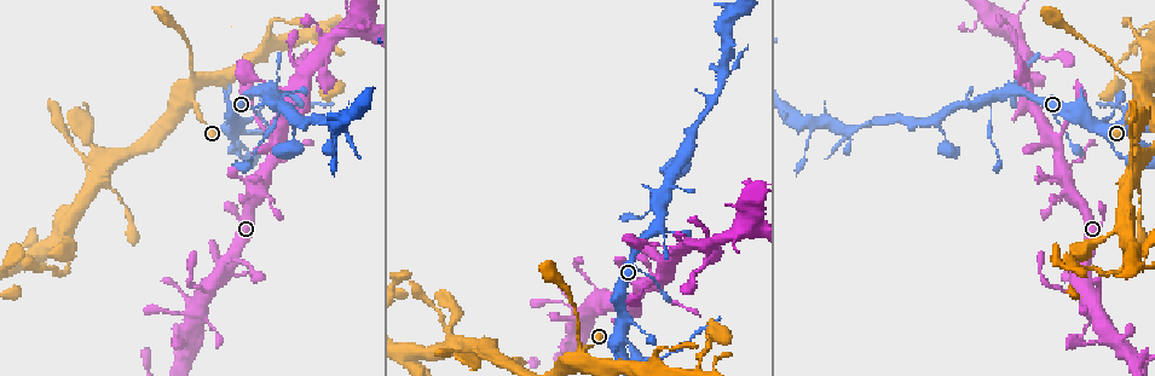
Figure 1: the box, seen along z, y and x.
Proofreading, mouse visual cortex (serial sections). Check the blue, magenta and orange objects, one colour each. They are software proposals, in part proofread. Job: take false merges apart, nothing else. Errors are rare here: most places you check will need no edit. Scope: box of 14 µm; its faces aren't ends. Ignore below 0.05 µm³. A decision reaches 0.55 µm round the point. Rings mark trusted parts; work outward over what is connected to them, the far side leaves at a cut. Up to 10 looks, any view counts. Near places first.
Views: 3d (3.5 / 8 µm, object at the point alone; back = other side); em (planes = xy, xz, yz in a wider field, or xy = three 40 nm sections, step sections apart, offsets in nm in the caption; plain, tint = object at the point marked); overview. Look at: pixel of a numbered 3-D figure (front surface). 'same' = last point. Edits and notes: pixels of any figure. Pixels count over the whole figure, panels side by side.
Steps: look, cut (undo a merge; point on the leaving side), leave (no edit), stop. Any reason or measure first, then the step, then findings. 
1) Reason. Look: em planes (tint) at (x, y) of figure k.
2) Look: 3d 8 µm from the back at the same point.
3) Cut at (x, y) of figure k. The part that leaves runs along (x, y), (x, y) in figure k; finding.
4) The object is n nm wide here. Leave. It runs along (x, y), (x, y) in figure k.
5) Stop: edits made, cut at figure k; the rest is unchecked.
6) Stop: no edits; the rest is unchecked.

Small branch off a trunk. Look: 3d 3.5 µm from the back at (1140, 163) of figure 1.

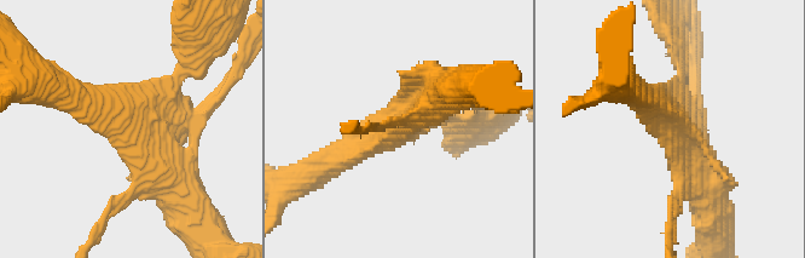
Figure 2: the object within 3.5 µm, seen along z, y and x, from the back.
4 arms meet here; the arms are 150, 200, 400, 500 nm wide. Look: em xy step 5 (tint) at (675, 124) of figure 2.

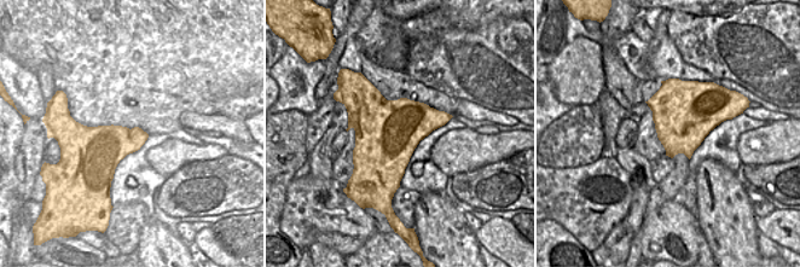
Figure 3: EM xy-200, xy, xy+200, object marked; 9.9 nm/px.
Leave. It runs along (64, 93), (131, 124), (172, 187) in figure 2; one cell here.

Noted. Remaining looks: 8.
Calibre changes. Look: 3d 3.5 µm from the back at (191, 78) of figure 1.

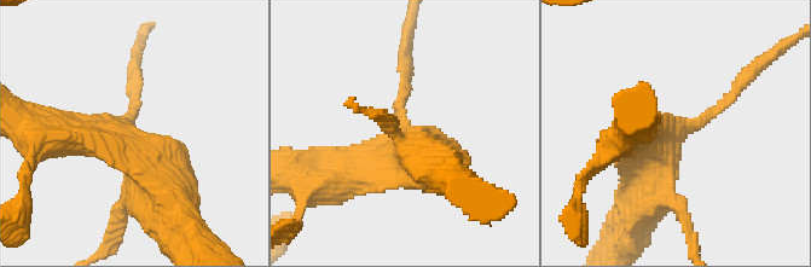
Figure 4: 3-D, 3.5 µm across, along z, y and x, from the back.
3 arms meet here; the arms are 150, 400, 400 nm wide. Look: em planes (plain) at (401, 131) of figure 4.

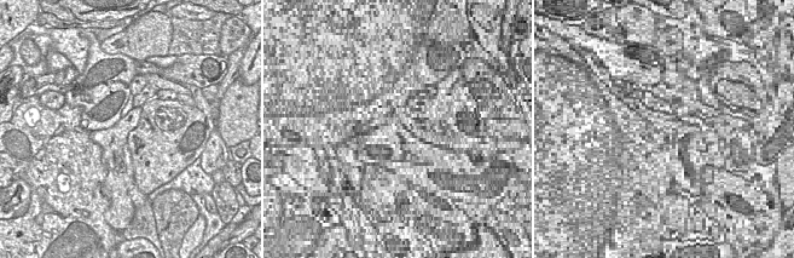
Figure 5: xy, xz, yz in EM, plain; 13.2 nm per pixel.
Where the object lies. Look: em planes (tint) at the same point.

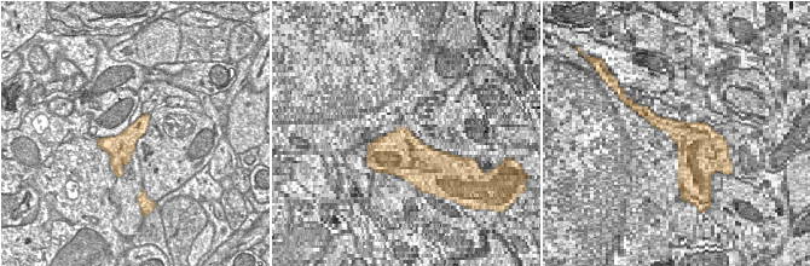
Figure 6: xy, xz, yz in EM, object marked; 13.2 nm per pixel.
Leave. One cell here.

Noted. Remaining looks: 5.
Three arms meet. Look: 3d 3.5 µm at (989, 98) of figure 1.

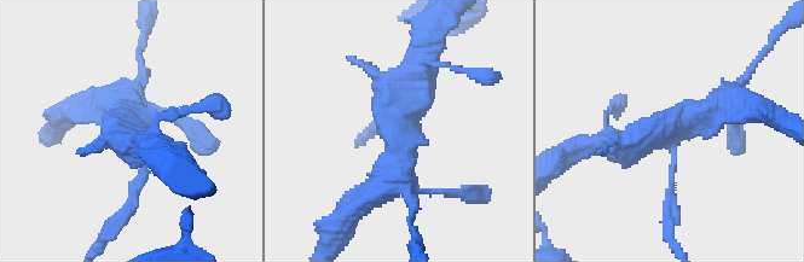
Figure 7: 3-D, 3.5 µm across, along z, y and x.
Leave. It runs along (372, 193), (428, 63) in figure 7; continuous, no second cell.

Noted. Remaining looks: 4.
Arms part here. Look: 3d 3.5 µm at (722, 75) of figure 1.

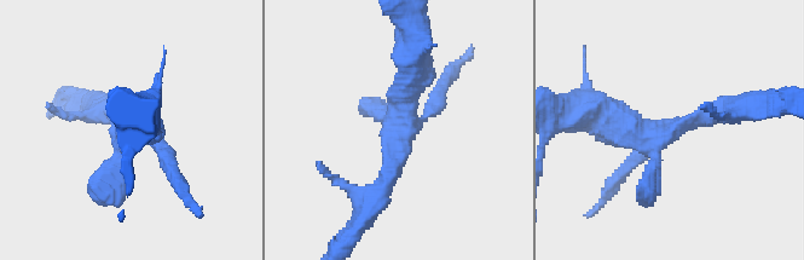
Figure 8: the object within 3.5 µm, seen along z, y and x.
Look: em xy step 5 (tint) at (668, 131) of figure 8.

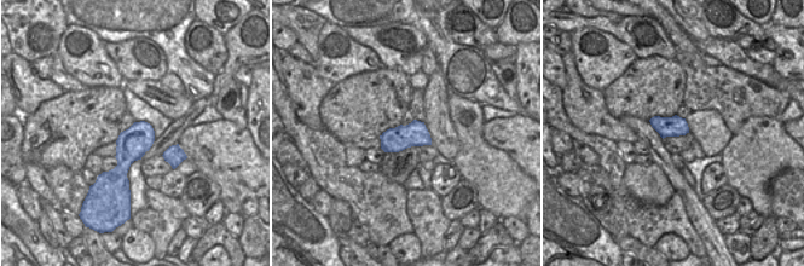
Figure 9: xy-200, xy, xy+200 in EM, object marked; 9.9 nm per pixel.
Leave. It runs along (371, 197), (397, 154), (412, 58) in figure 8; continuous, no second cell.

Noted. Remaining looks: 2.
Stop: no edits; the rest is unchecked.

